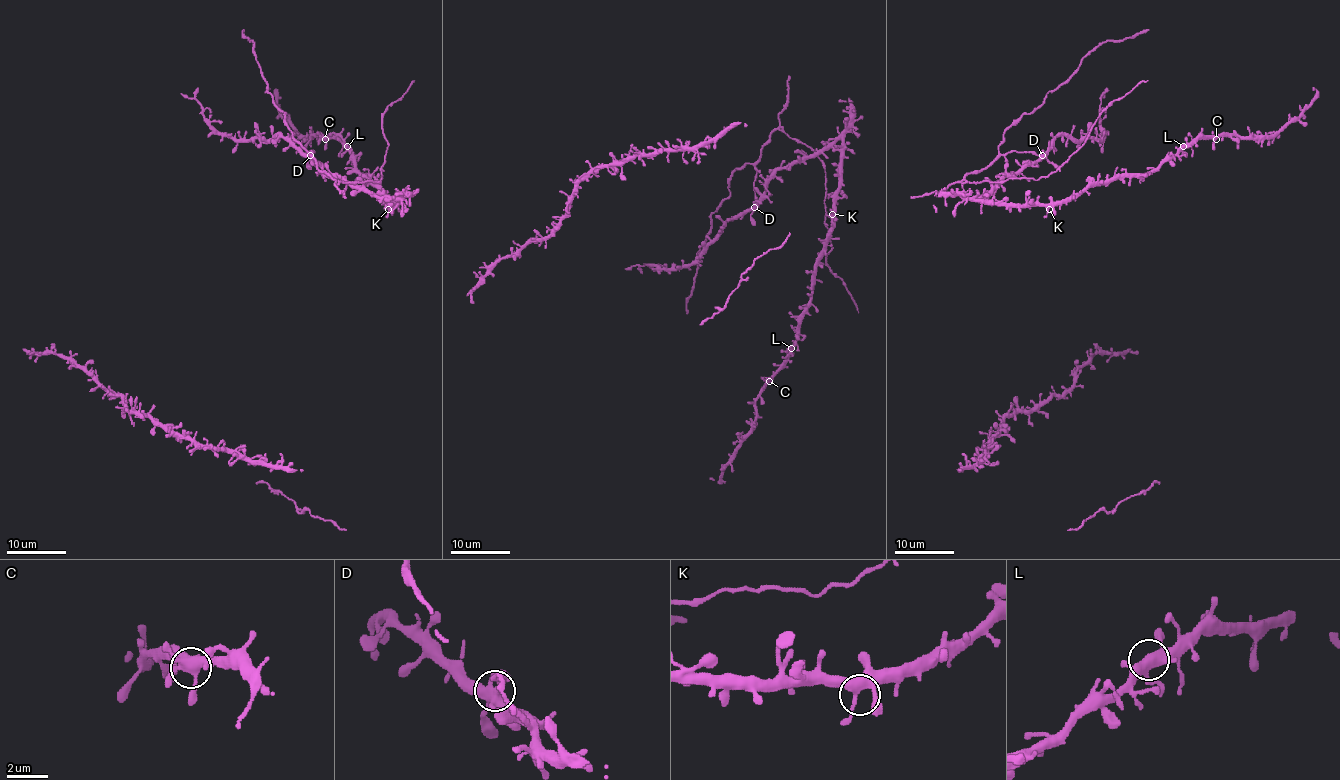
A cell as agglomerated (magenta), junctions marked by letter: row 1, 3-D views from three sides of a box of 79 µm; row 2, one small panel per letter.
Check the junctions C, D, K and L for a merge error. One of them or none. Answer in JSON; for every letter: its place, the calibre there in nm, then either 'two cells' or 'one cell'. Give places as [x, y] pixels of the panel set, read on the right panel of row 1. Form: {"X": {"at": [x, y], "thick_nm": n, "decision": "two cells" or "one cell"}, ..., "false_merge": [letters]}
{"C": {"at": [1216, 139], "thick_nm": 460, "decision": "one cell"}, "D": {"at": [1042, 155], "thick_nm": 440, "decision": "one cell"}, "K": {"at": [1049, 209], "thick_nm": 400, "decision": "one cell"}, "L": {"at": [1183, 146], "thick_nm": 440, "decision": "one cell"}, "false_merge": []}

